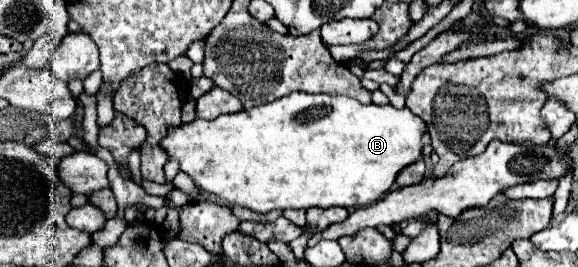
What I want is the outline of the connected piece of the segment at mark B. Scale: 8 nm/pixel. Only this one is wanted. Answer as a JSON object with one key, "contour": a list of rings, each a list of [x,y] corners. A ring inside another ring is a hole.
{"contour":[[[293,92],[293,94],[287,94],[271,104],[263,104],[263,106],[257,106],[257,108],[251,108],[251,110],[241,110],[241,112],[235,112],[235,114],[225,114],[225,116],[219,116],[217,120],[193,120],[191,124],[181,124],[177,128],[169,128],[169,134],[167,138],[161,142],[163,148],[167,150],[169,158],[171,160],[179,160],[181,164],[181,170],[185,174],[189,174],[195,182],[195,186],[215,198],[219,198],[221,202],[229,204],[229,206],[235,206],[235,204],[241,204],[241,206],[247,206],[255,212],[271,212],[271,210],[287,210],[287,208],[311,208],[311,206],[317,206],[317,208],[333,208],[333,206],[343,206],[343,208],[365,208],[373,202],[377,202],[385,192],[389,192],[389,188],[393,186],[397,174],[405,168],[405,166],[411,166],[413,162],[417,162],[421,158],[421,150],[423,150],[423,134],[427,132],[427,124],[423,118],[415,116],[409,108],[393,108],[391,104],[385,104],[385,106],[377,106],[377,104],[367,104],[363,106],[359,100],[353,100],[349,96],[343,96],[343,94],[309,94],[309,92]]]}

